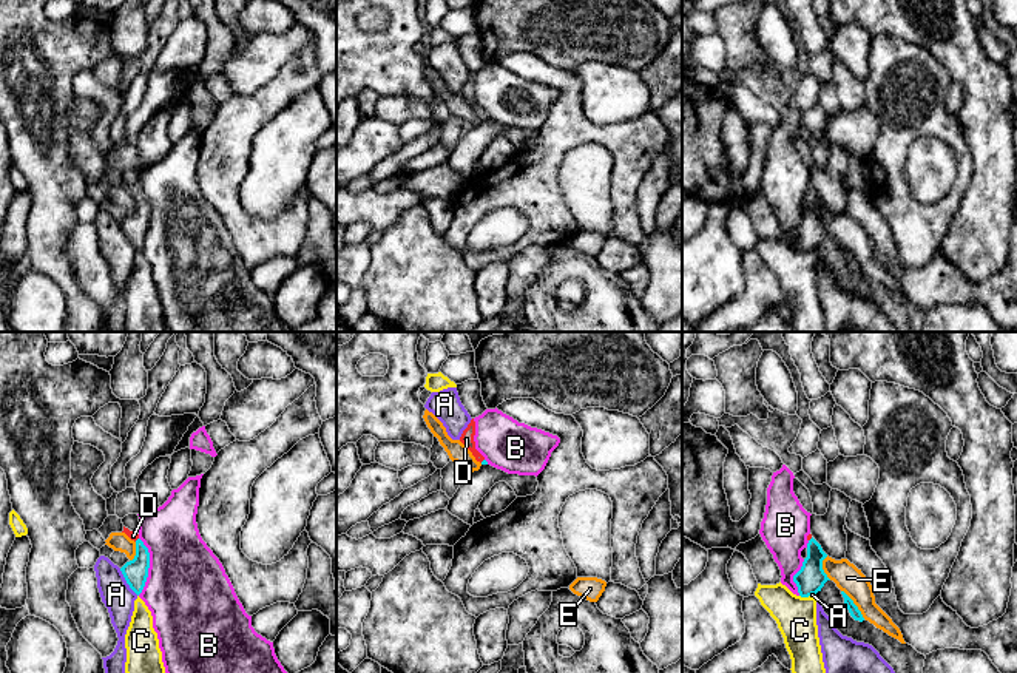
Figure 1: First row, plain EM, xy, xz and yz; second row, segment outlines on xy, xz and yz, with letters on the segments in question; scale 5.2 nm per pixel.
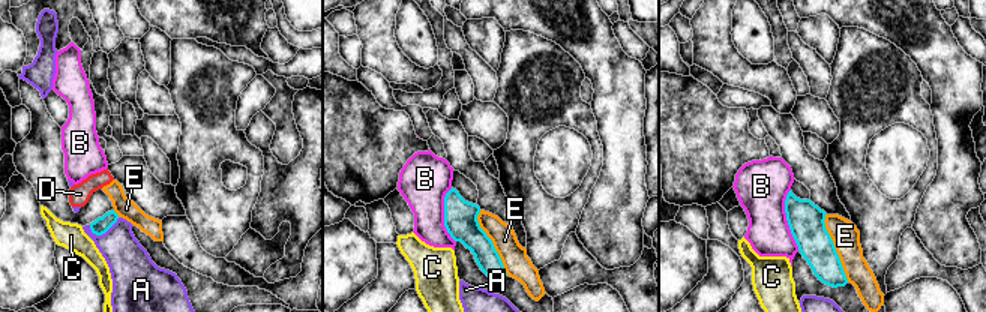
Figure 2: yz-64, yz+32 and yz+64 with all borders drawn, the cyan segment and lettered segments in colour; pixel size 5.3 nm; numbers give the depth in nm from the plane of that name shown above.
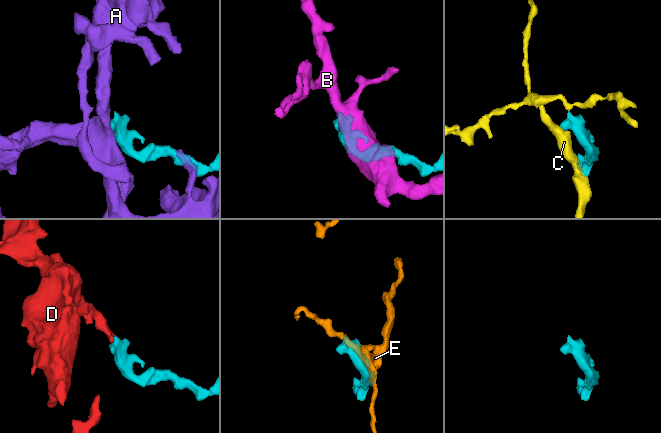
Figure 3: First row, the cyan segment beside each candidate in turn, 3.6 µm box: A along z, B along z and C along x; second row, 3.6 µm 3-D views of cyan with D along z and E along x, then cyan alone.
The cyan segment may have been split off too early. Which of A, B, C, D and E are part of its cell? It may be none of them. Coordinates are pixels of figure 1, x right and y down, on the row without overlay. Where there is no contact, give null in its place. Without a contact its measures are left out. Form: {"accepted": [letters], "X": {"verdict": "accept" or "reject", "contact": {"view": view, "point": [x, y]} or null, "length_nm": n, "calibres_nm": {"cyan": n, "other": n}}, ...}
{"accepted": ["D"], "A": {"verdict": "reject", "contact": {"view": "xy", "point": [127, 236]}, "length_nm": 170, "calibres_nm": {"cyan": 130, "other": 160}}, "B": {"verdict": "reject", "contact": {"view": "xy", "point": [148, 221]}, "length_nm": 300, "calibres_nm": {"cyan": 130, "other": 440}}, "C": {"verdict": "reject", "contact": {"view": "yz", "point": [806, 250]}, "length_nm": 60, "calibres_nm": {"cyan": 150, "other": 200}}, "D": {"verdict": "accept", "contact": {"view": "yz", "point": [810, 193]}, "length_nm": 30, "calibres_nm": {"cyan": 150, "other": 20}}, "E": {"verdict": "reject", "contact": {"view": "yz", "point": [854, 258]}, "length_nm": 200, "calibres_nm": {"cyan": 60, "other": 140}}}

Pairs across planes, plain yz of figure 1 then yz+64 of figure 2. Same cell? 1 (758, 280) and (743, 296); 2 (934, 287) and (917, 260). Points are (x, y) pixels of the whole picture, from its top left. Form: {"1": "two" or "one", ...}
{"1": "two", "2": "one"}

